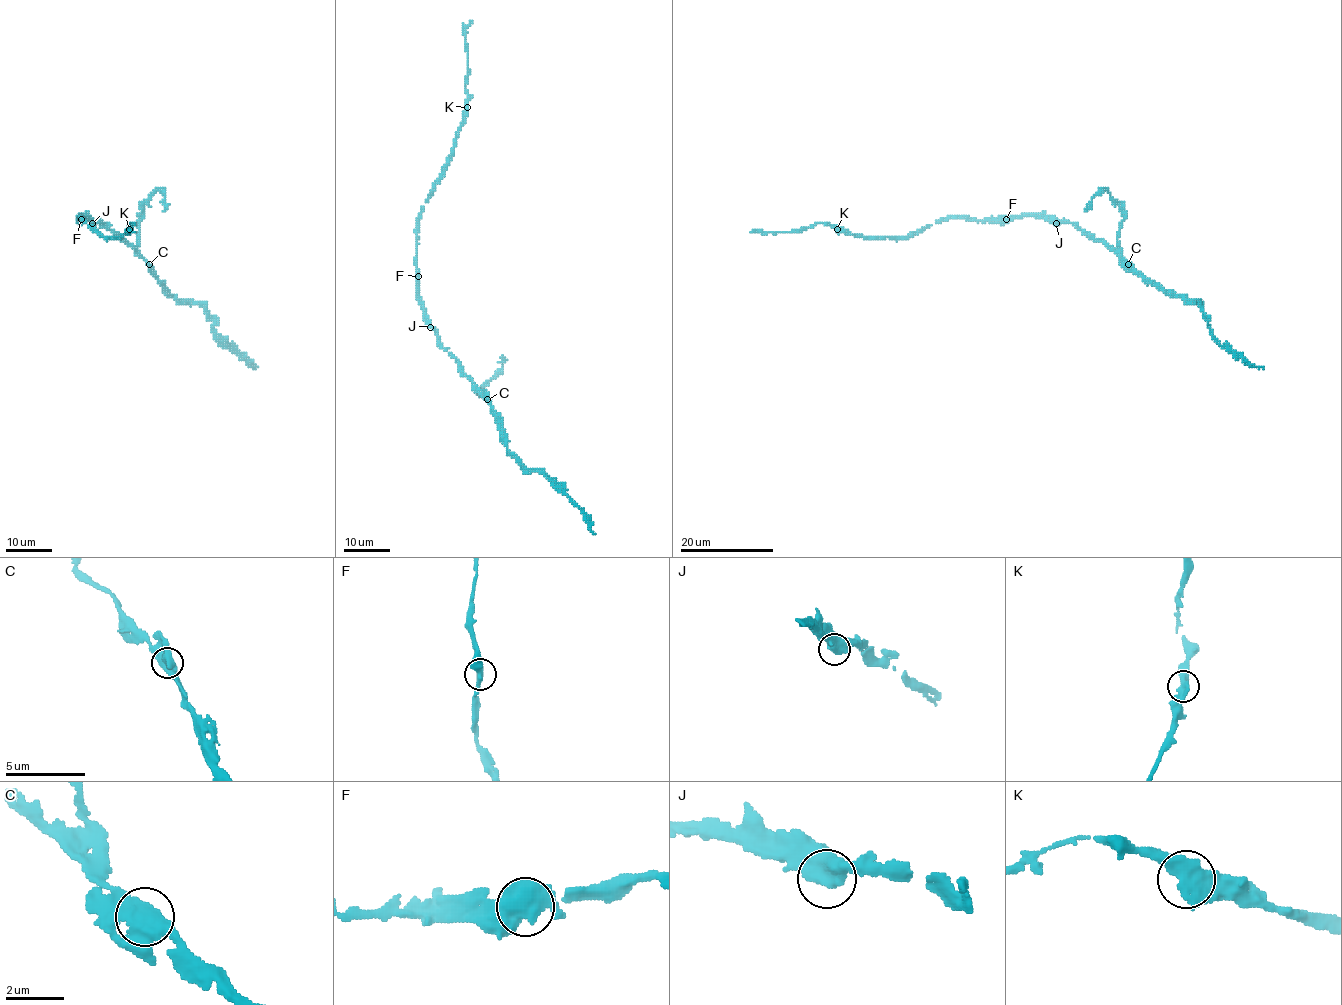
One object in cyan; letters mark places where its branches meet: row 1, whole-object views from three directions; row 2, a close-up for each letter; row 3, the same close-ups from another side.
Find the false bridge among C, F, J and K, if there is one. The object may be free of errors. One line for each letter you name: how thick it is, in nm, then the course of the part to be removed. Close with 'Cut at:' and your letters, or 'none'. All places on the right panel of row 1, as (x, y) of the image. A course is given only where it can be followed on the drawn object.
Cut at: none

